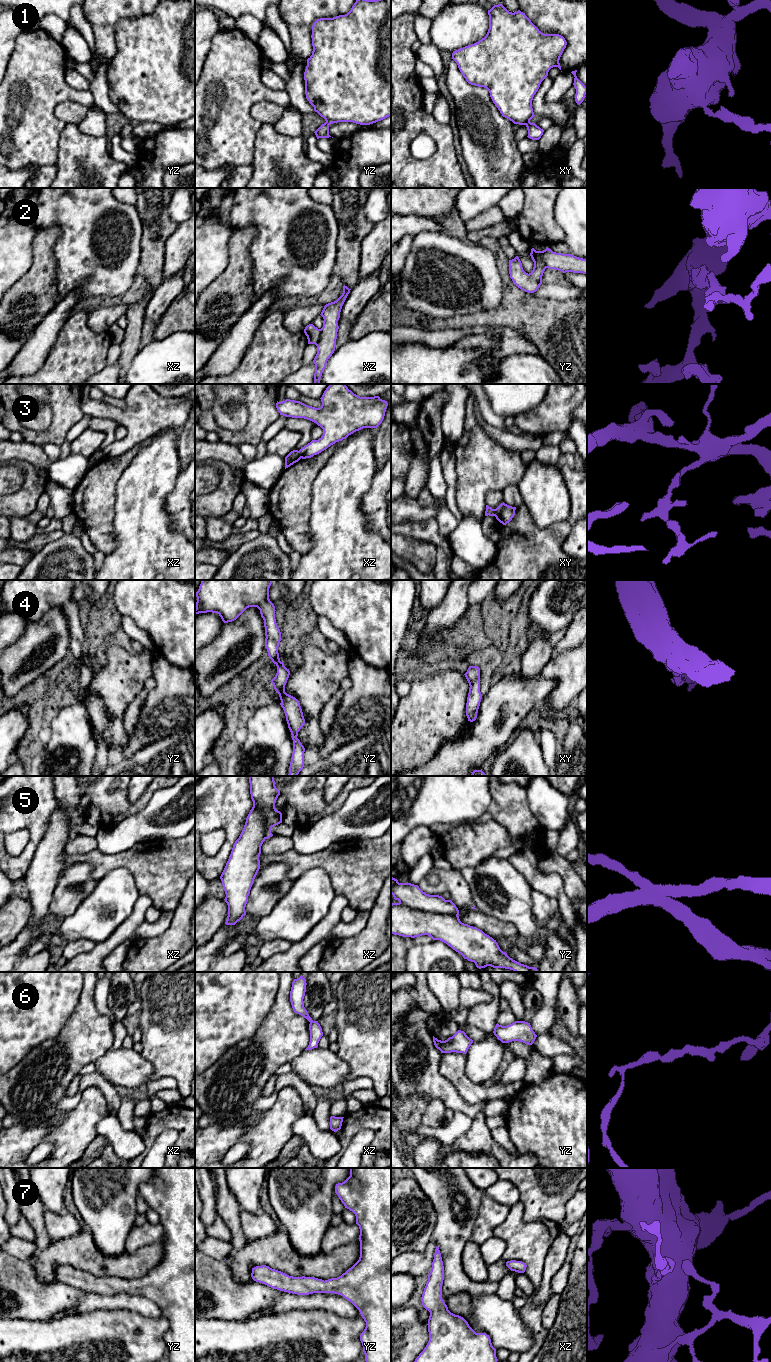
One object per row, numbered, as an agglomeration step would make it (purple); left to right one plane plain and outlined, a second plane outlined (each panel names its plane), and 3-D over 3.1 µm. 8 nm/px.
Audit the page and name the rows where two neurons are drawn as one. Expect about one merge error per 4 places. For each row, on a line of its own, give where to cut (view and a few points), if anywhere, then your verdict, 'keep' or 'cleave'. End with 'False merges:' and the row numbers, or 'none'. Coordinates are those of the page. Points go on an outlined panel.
1: xy (529, 121), (525, 124) | cleave
2: no cut | keep
3: xz (298, 451), (301, 457) | cleave
4: no cut | keep
5: no cut | keep
6: yz (443, 1041), (439, 1049) | cleave
7: no cut | keep
False merges: 1, 3, 6

